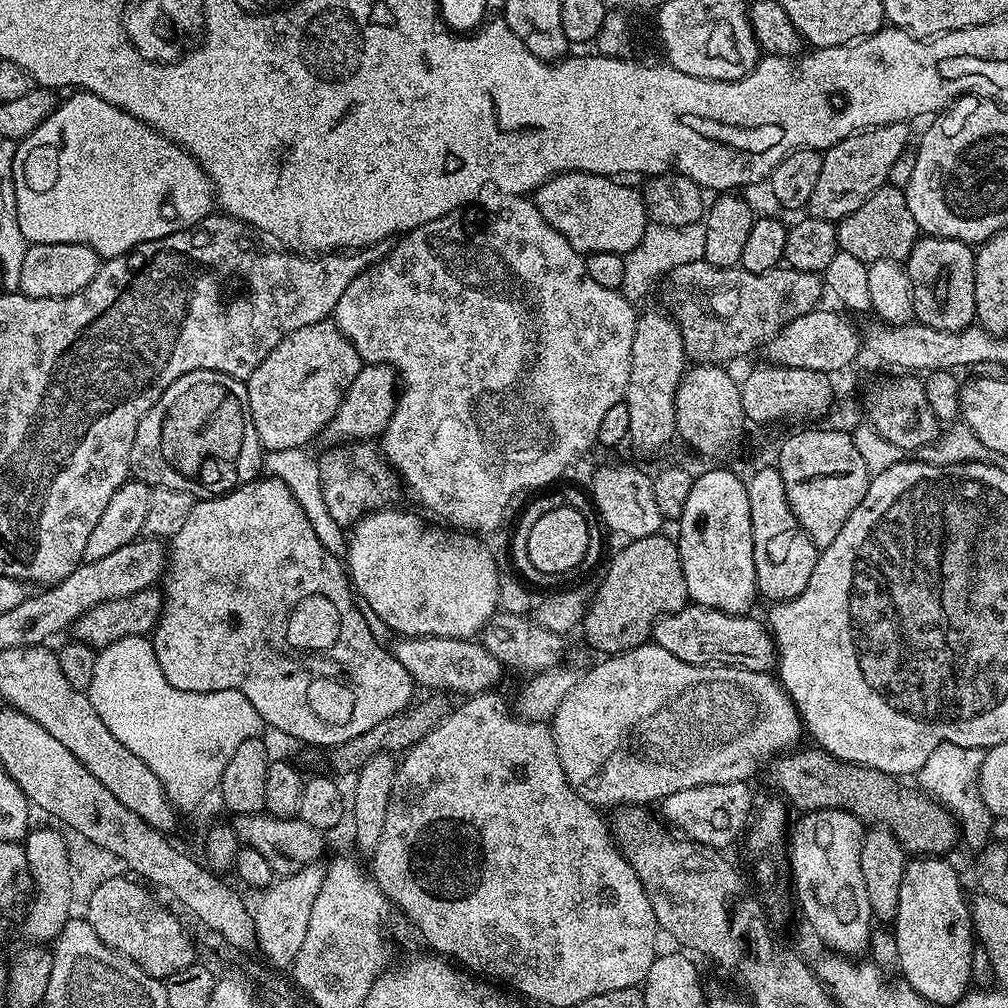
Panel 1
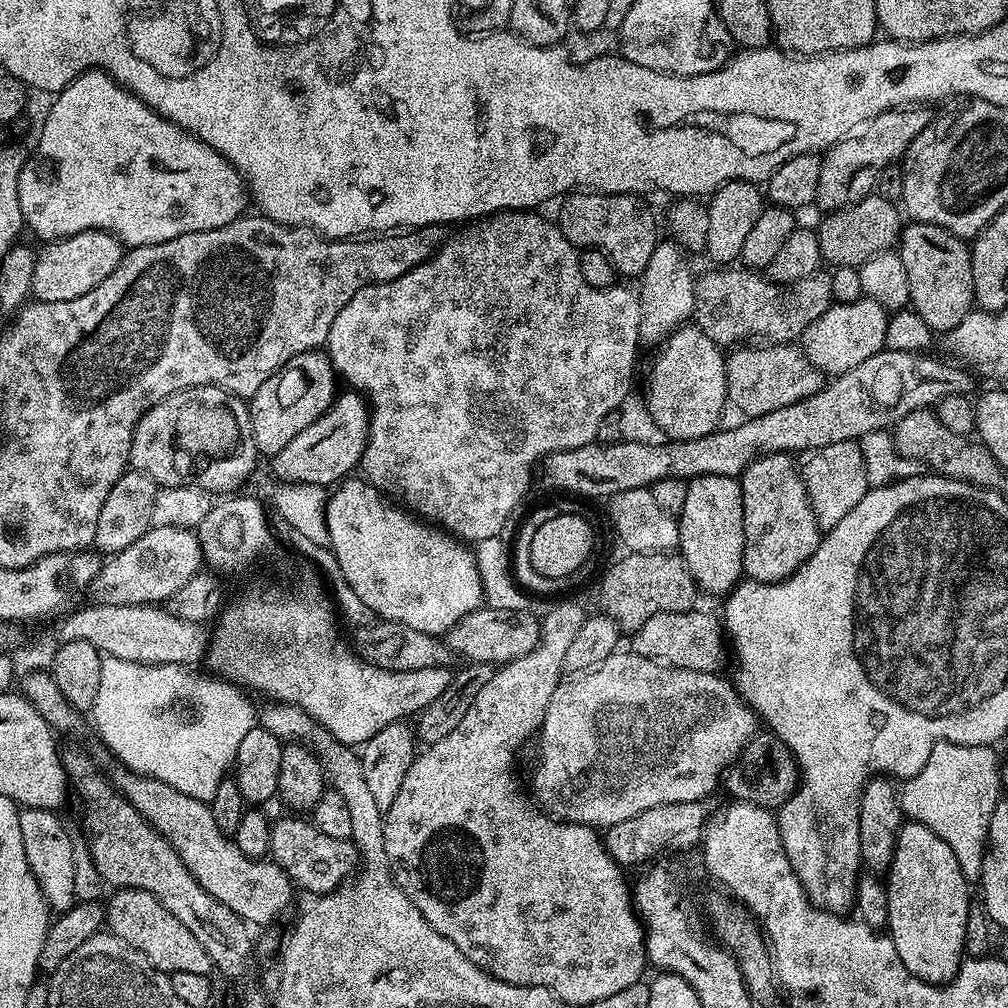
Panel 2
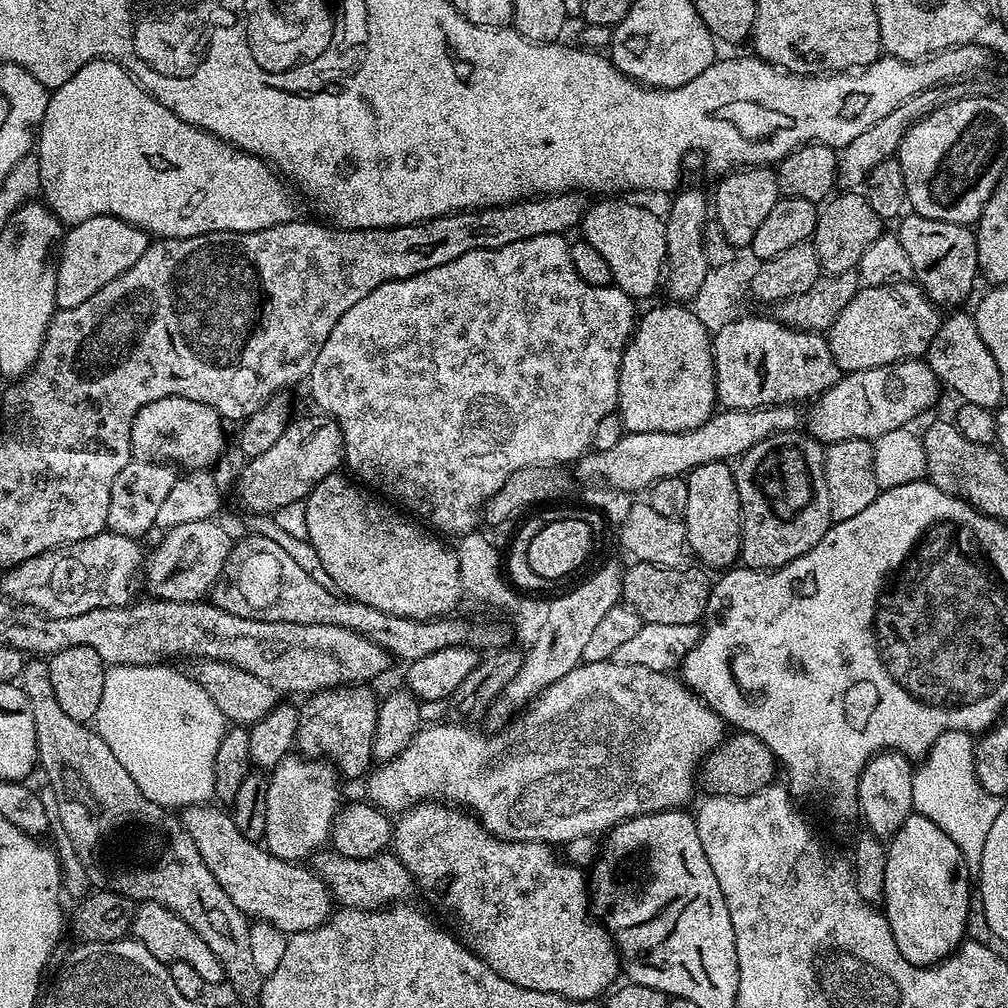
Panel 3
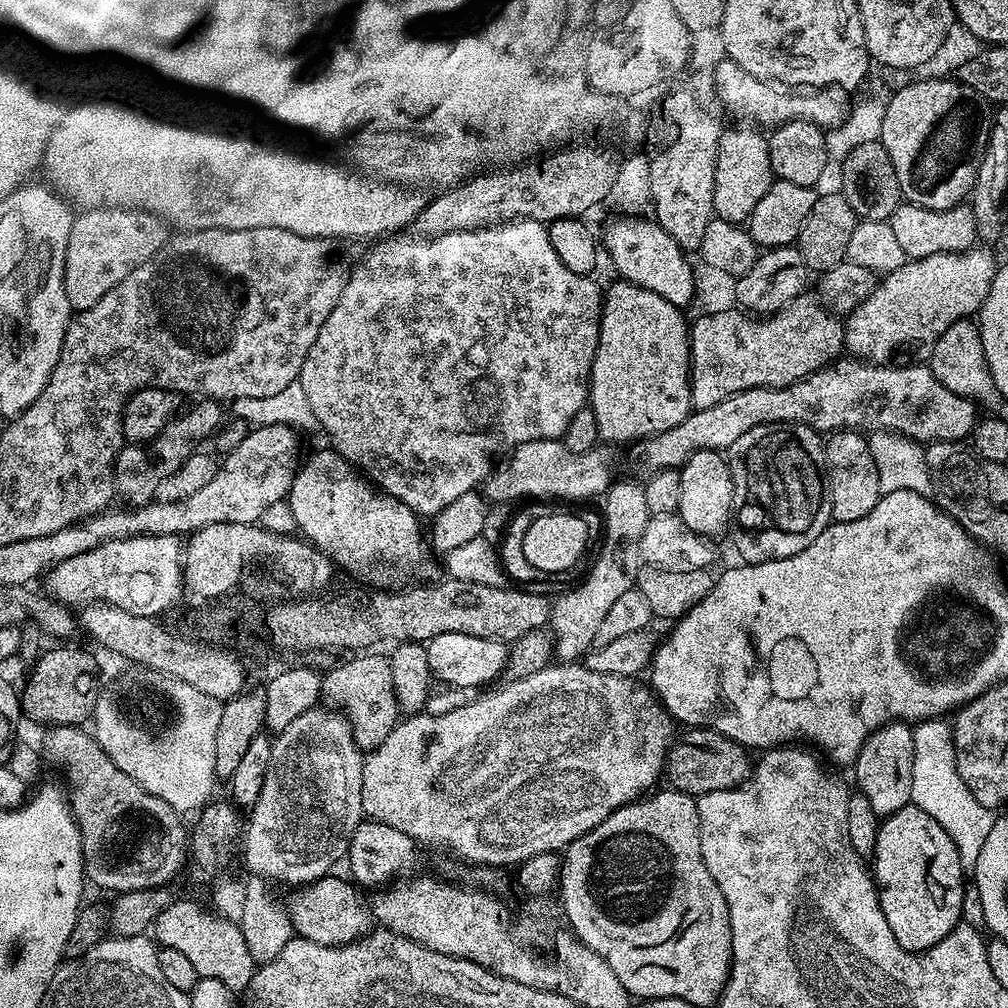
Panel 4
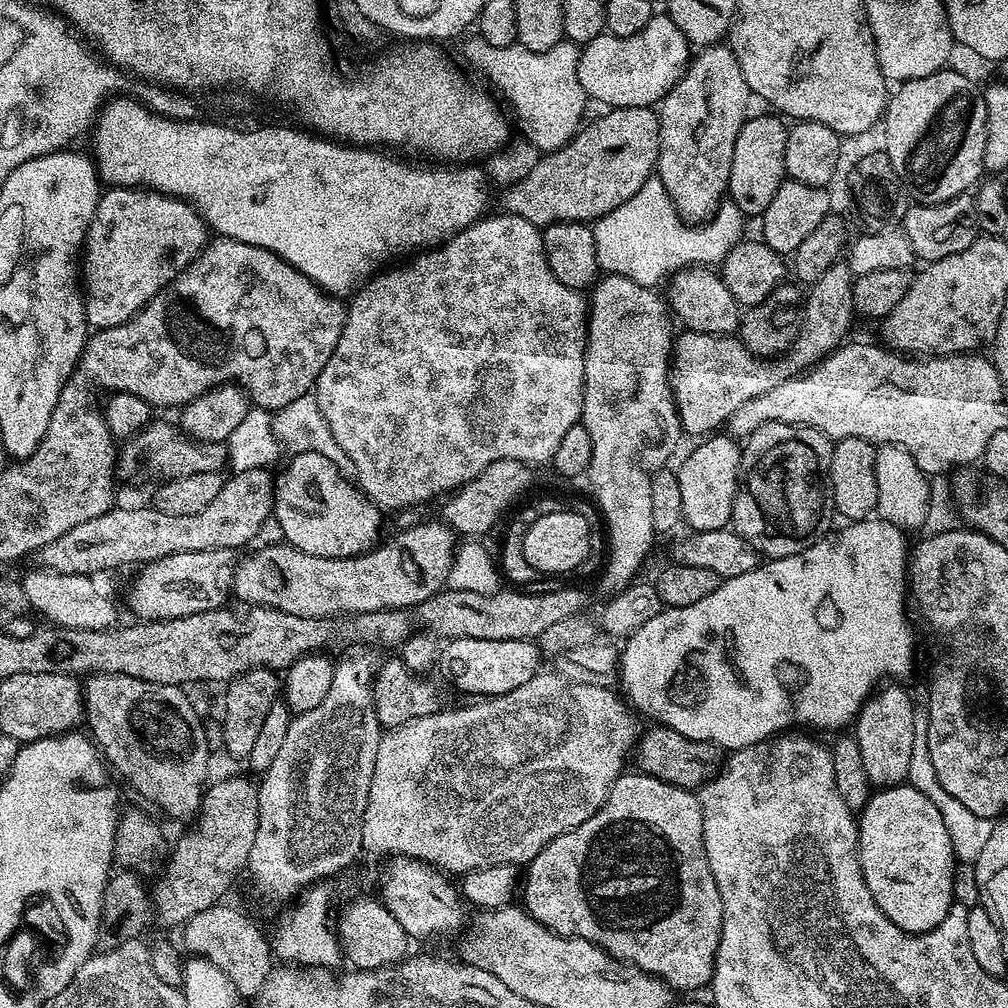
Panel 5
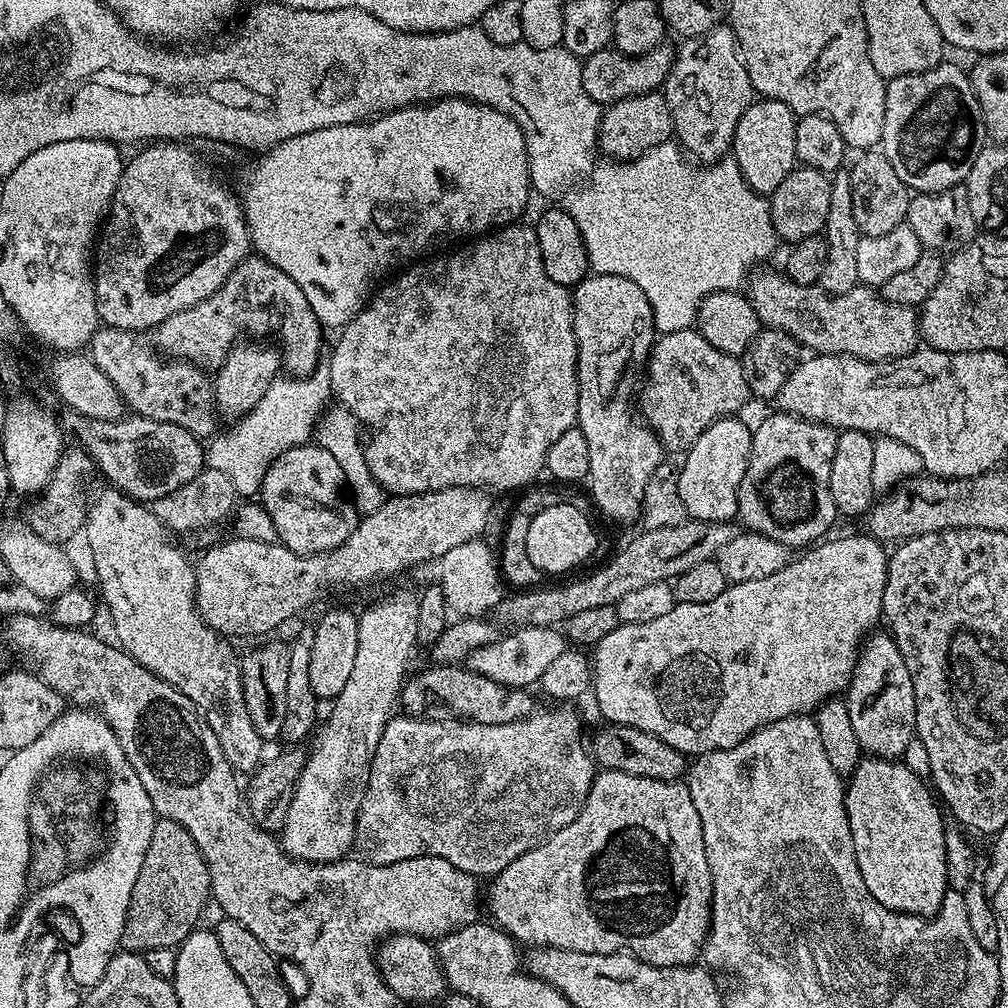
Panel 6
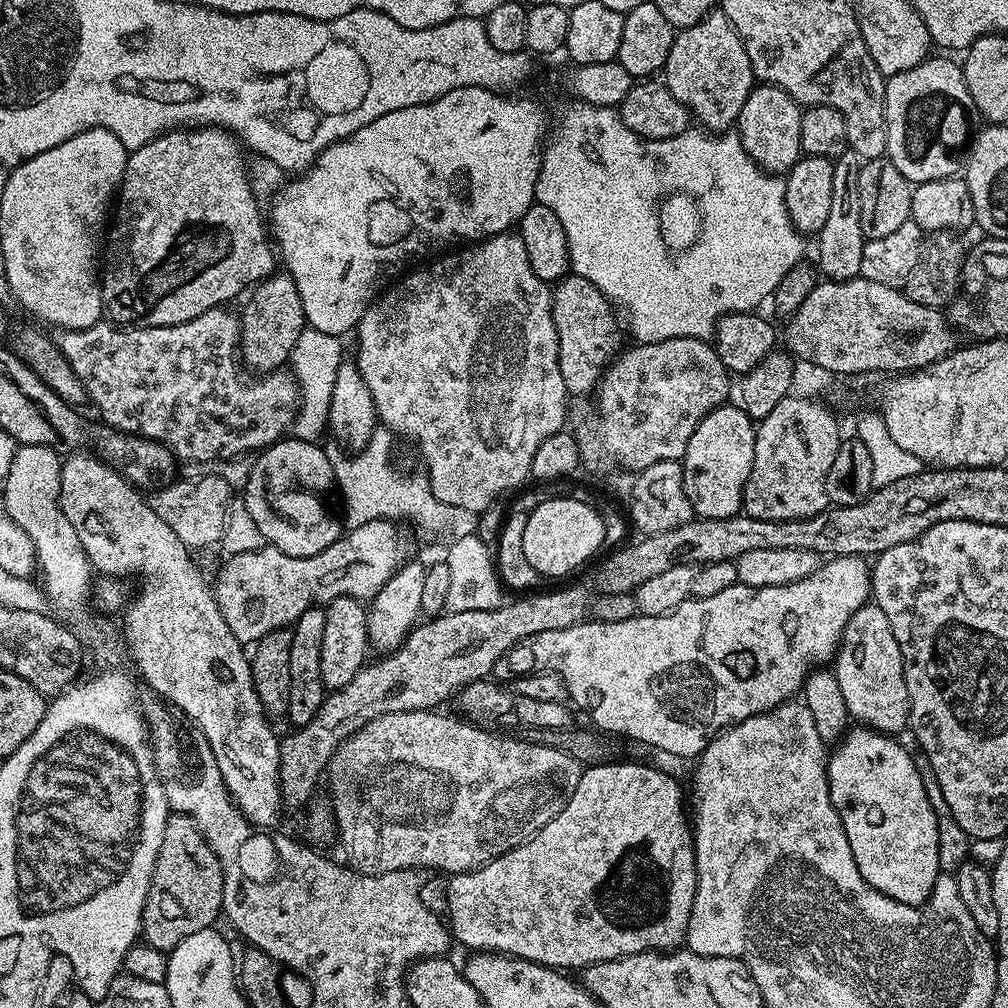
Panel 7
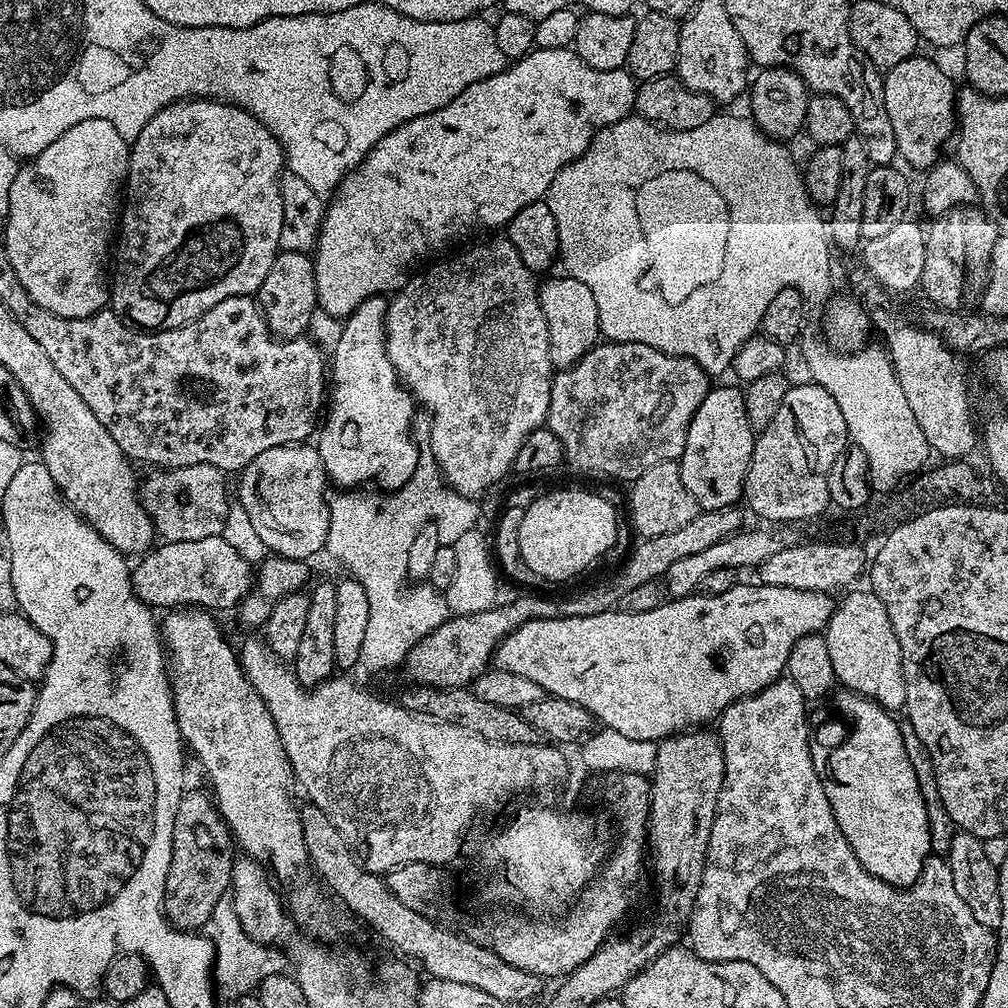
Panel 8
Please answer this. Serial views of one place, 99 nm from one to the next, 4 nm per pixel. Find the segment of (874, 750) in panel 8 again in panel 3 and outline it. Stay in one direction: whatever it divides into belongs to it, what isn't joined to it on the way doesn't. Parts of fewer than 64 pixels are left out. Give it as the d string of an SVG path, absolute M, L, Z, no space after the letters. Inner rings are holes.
M913 814L887 841L886 849L882 911L894 942L906 962L921 966L937 964L955 952L965 939L970 884L960 873L958 846L930 818Z

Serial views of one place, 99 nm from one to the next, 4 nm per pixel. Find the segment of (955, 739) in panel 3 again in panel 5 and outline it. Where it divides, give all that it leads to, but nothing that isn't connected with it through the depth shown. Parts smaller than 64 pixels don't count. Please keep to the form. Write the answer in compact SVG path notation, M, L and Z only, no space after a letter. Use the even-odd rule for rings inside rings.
M915 707L914 716L914 754L910 754L910 770L908 771L907 783L913 784L934 806L938 806L938 814L942 814L942 822L946 822L946 830L950 830L950 842L956 855L957 861L962 864L975 865L978 854L982 854L986 847L986 841L990 838L990 830L993 821L986 818L978 818L971 810L966 810L954 794L950 794L942 786L938 774L934 770L934 762L930 760L930 750L928 749L929 712L927 707Z

